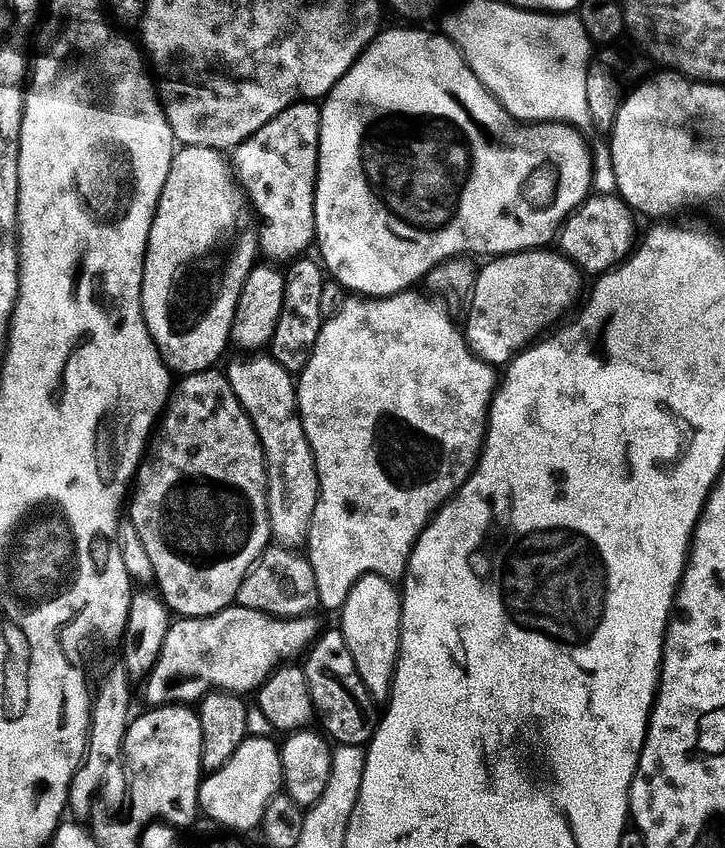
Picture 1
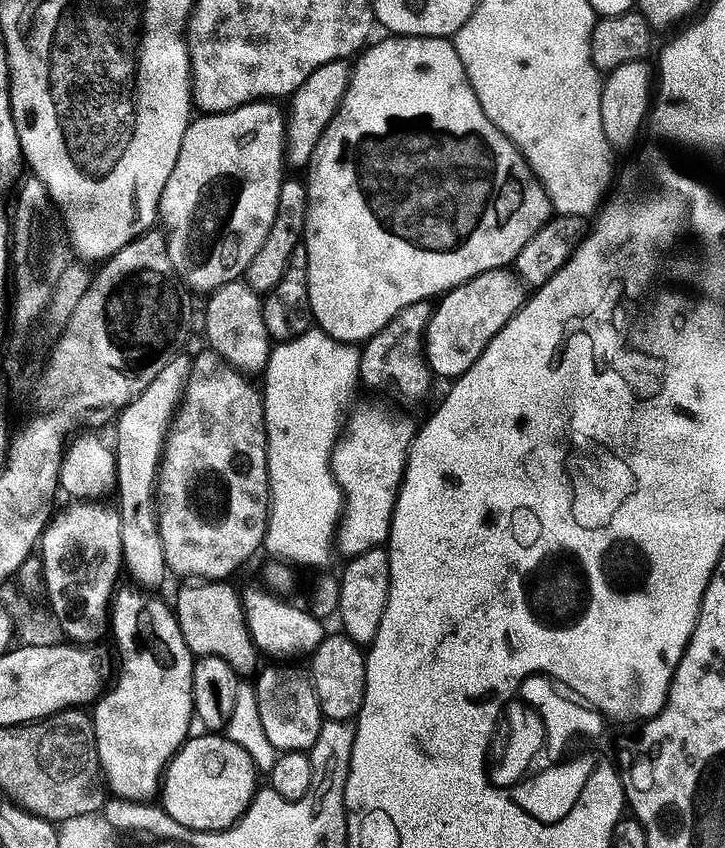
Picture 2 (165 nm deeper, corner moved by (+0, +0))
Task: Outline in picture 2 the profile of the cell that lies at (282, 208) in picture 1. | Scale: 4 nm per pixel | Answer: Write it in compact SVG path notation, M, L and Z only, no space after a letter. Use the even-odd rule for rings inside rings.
M335 60L333 64L322 66L322 70L314 70L308 81L291 96L289 104L292 105L287 105L286 108L288 118L286 160L291 167L293 164L296 168L307 169L315 161L318 146L346 98L353 71L351 63Z

